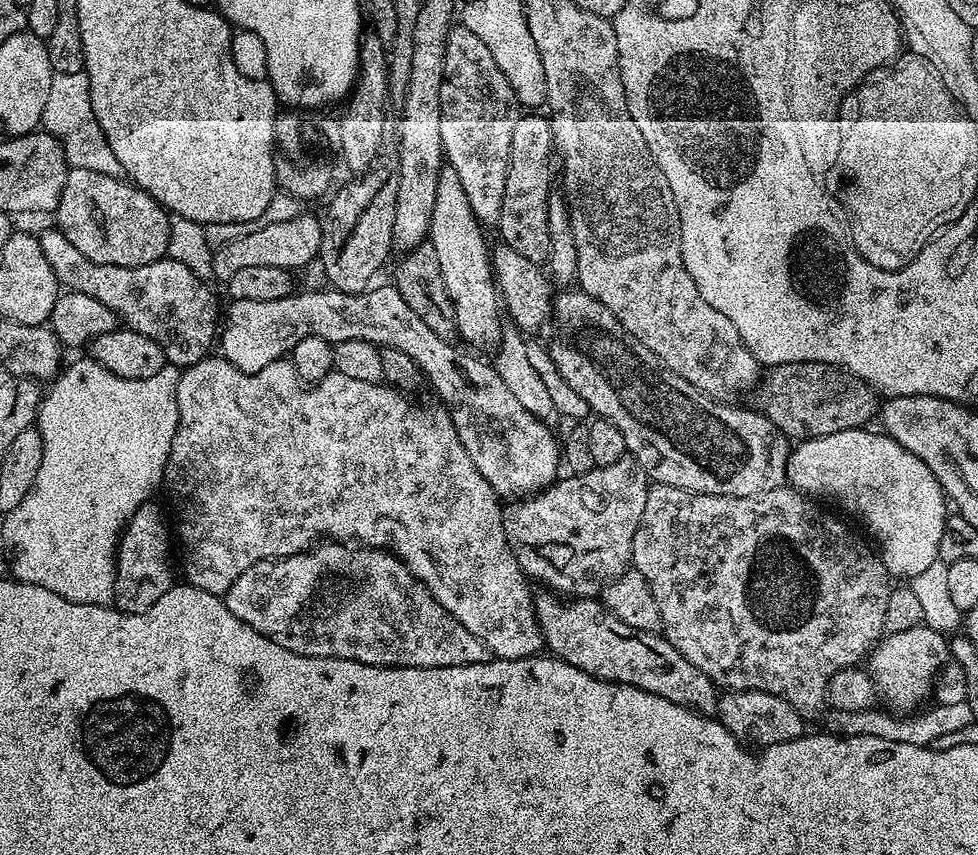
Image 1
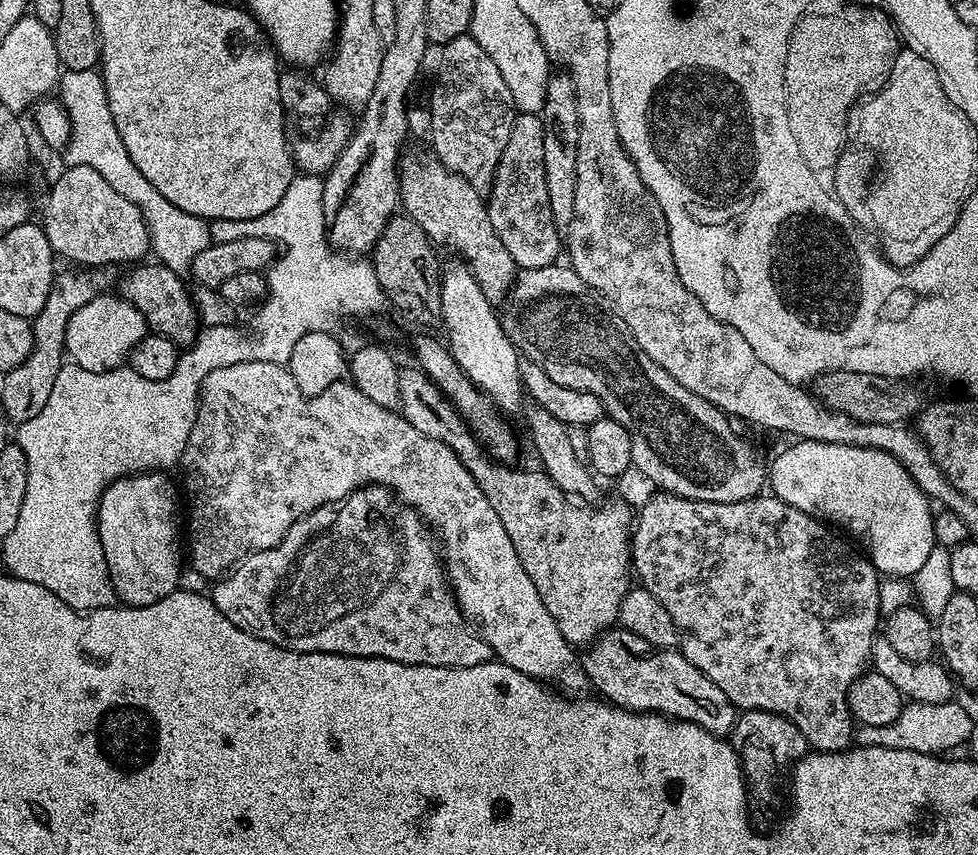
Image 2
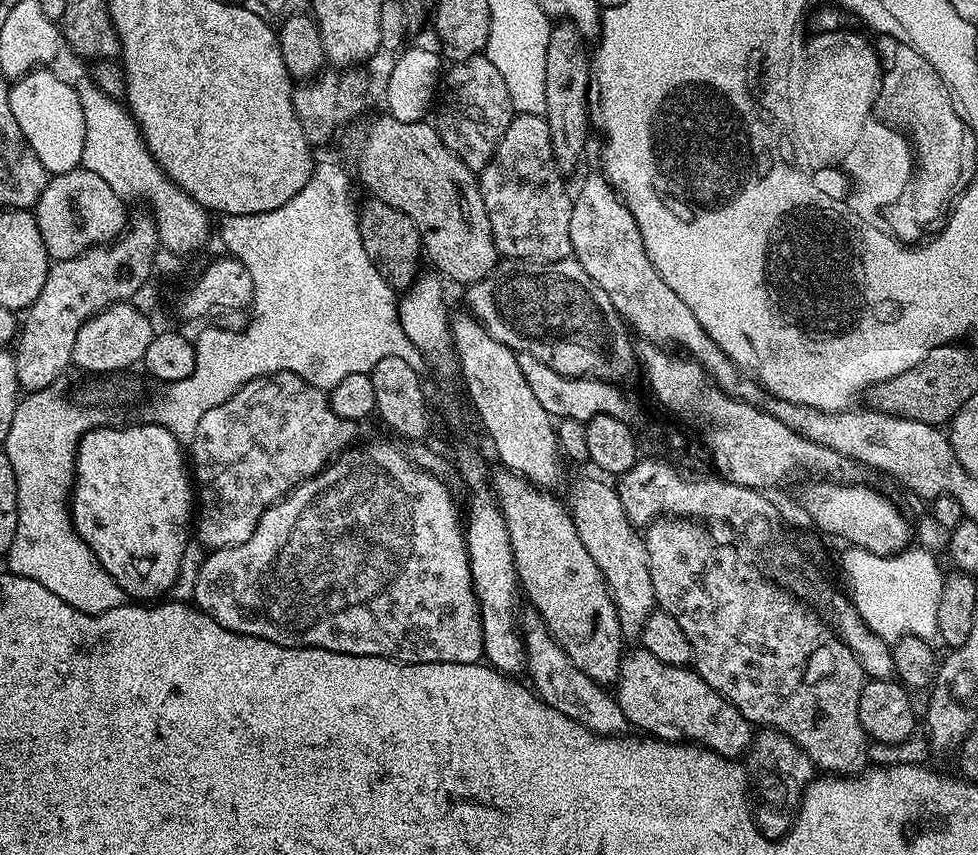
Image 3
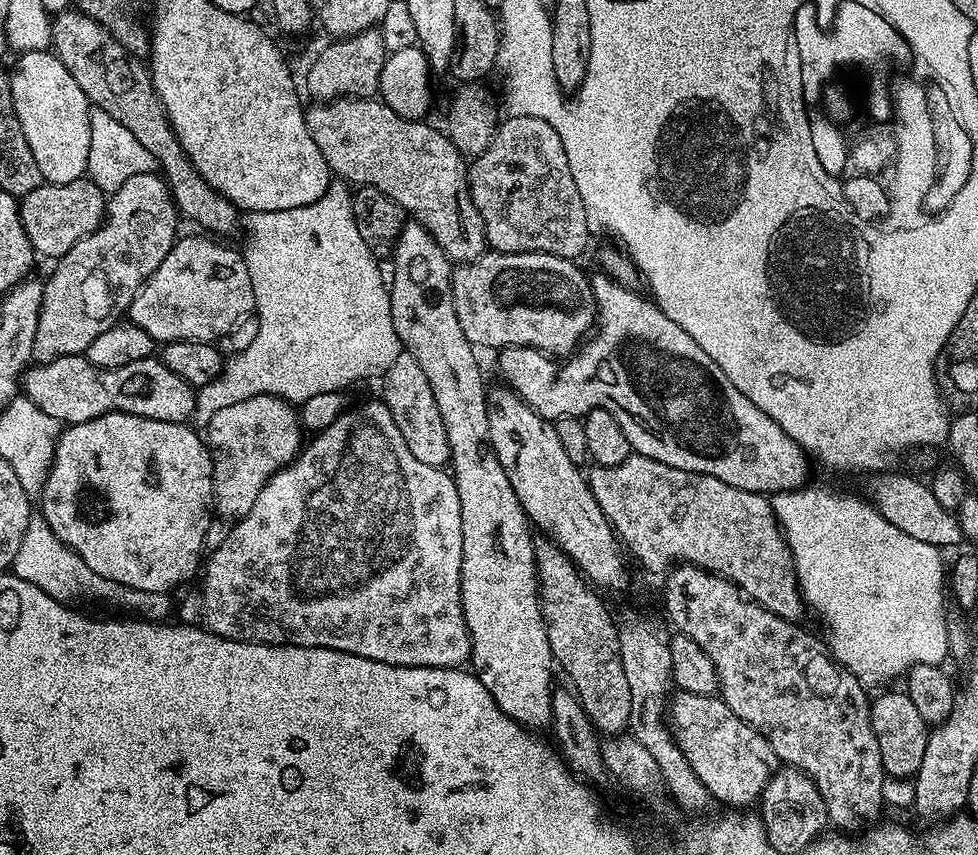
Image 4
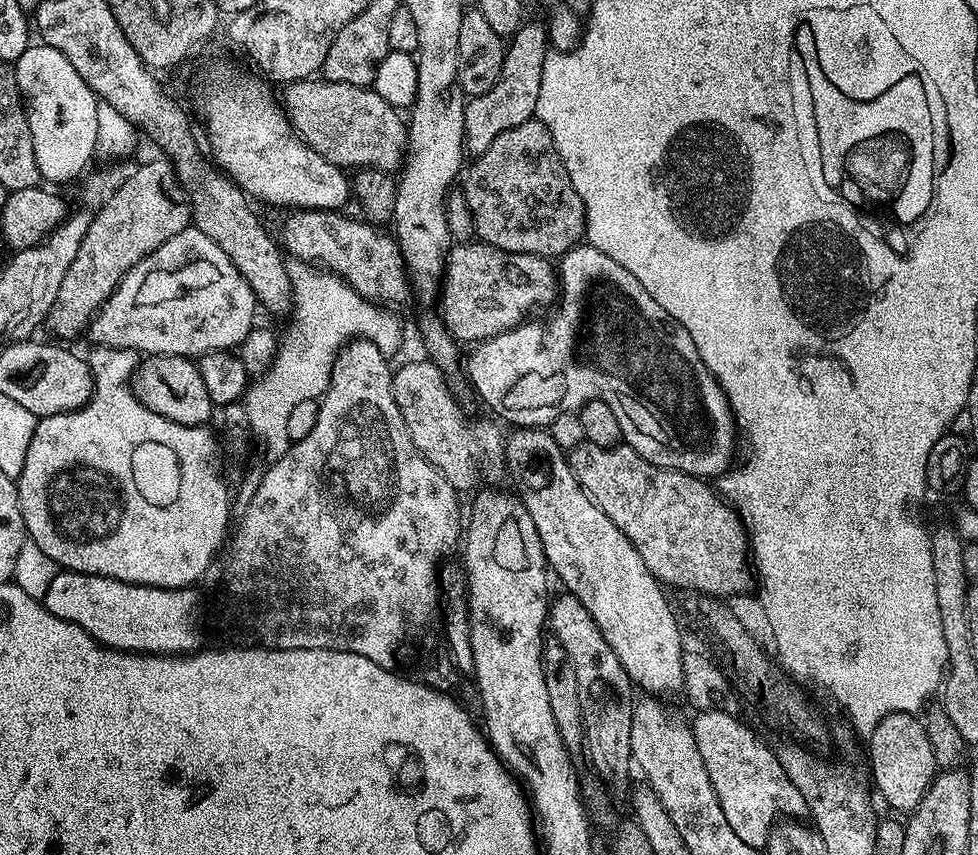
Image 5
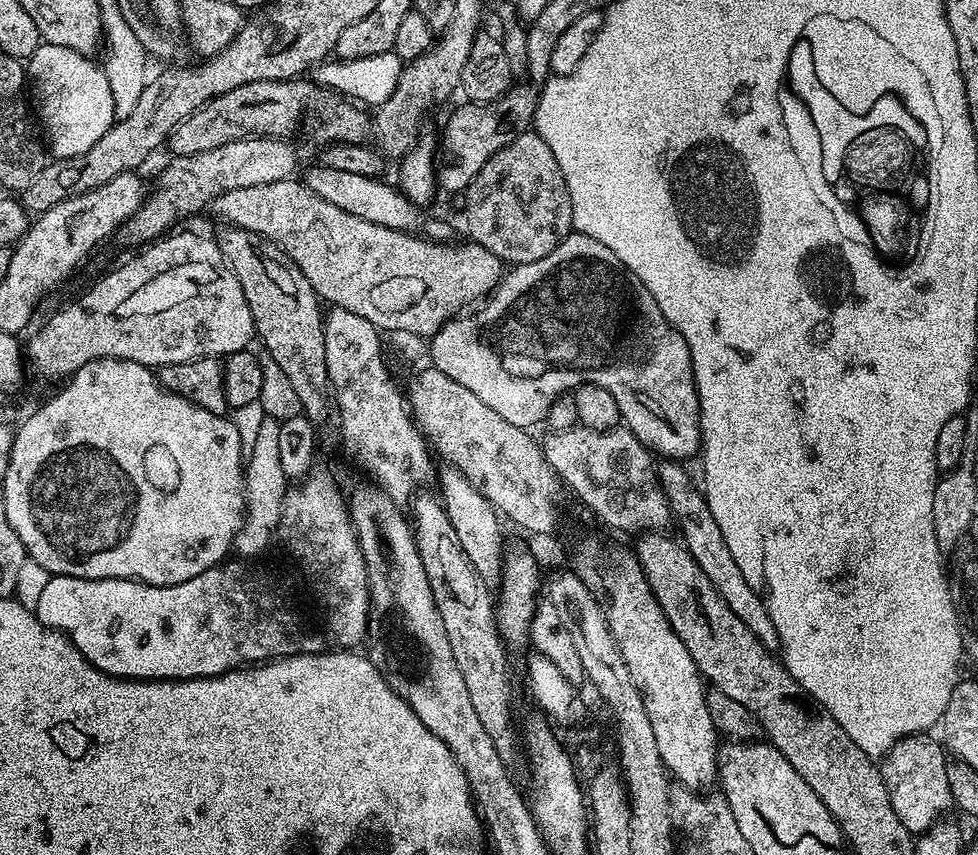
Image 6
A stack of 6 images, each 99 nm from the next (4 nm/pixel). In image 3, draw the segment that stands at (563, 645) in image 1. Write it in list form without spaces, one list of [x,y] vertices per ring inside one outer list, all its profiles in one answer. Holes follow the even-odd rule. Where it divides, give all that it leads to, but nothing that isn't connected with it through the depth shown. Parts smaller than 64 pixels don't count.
[[[637,650],[623,657],[620,662],[620,677],[615,683],[615,698],[622,714],[627,718],[633,729],[641,728],[641,733],[657,740],[669,742],[687,742],[699,744],[701,748],[709,748],[720,756],[740,758],[752,747],[754,739],[753,725],[749,724],[739,710],[733,706],[722,694],[718,694],[702,677],[689,667],[678,668],[666,662],[658,662],[654,654]]]

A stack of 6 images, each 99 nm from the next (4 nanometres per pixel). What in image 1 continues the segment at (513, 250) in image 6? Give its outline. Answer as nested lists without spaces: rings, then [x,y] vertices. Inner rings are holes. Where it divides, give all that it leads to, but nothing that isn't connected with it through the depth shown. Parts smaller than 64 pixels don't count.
[[[536,110],[521,114],[518,122],[514,122],[514,135],[510,141],[510,166],[506,176],[506,194],[502,200],[502,214],[498,231],[499,239],[510,245],[522,258],[530,258],[530,262],[544,266],[547,265],[550,255],[550,236],[547,234],[549,223],[547,222],[548,199],[554,191],[552,185],[552,164],[554,168],[554,141],[552,139],[552,122],[547,115],[539,116]]]

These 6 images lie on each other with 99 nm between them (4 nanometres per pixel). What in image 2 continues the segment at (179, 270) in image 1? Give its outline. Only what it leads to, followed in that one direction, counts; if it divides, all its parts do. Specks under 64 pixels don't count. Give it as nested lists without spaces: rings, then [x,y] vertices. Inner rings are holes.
[[[159,262],[141,263],[133,267],[124,276],[118,288],[119,295],[129,300],[141,312],[149,329],[155,335],[170,338],[178,346],[191,346],[196,343],[197,335],[202,327],[197,316],[193,293],[183,284],[181,273],[164,267]]]

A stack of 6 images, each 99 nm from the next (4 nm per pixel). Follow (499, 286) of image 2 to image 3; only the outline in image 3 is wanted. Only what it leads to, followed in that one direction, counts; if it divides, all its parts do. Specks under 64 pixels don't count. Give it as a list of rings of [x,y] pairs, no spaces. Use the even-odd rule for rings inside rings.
[[[381,114],[365,128],[355,128],[351,129],[352,141],[345,146],[344,152],[348,155],[347,163],[354,169],[355,179],[357,176],[364,183],[367,195],[386,202],[386,206],[394,206],[394,210],[402,210],[402,214],[414,222],[423,255],[427,263],[429,260],[437,268],[433,269],[441,277],[452,279],[461,286],[483,280],[496,267],[498,253],[490,230],[490,218],[486,214],[486,202],[482,202],[477,173],[471,172],[447,148],[431,123],[398,122],[393,116]]]

